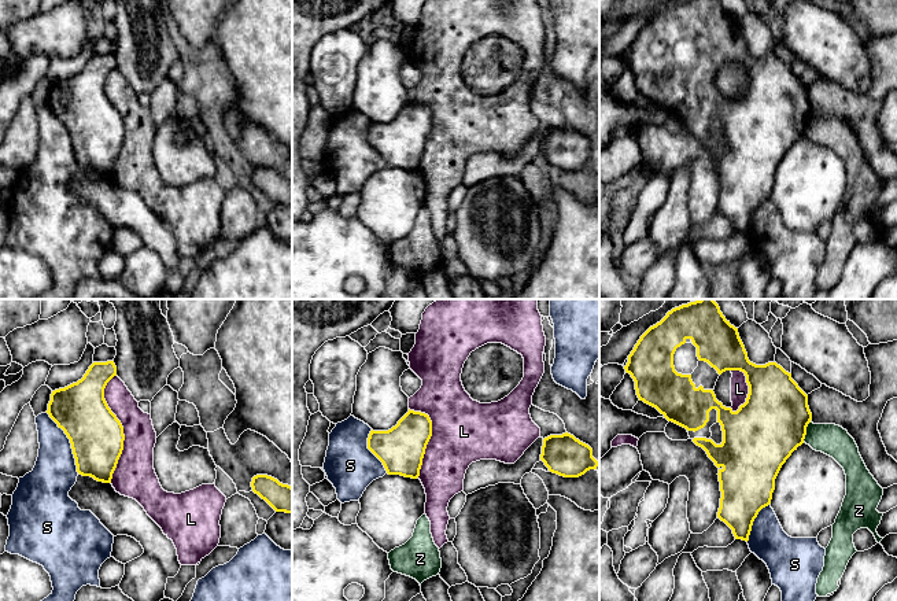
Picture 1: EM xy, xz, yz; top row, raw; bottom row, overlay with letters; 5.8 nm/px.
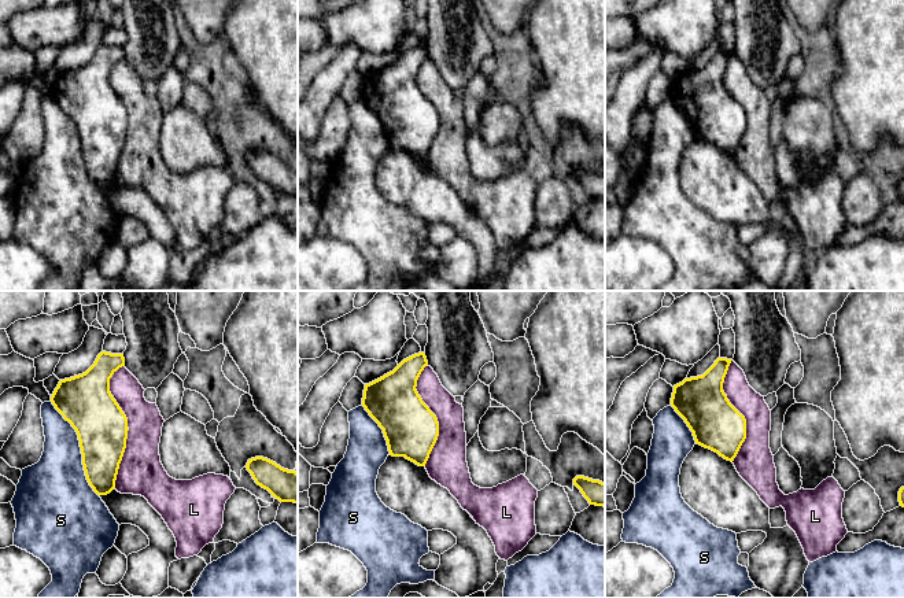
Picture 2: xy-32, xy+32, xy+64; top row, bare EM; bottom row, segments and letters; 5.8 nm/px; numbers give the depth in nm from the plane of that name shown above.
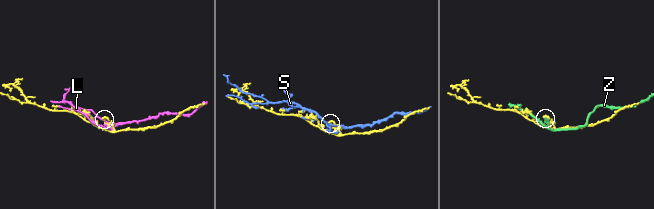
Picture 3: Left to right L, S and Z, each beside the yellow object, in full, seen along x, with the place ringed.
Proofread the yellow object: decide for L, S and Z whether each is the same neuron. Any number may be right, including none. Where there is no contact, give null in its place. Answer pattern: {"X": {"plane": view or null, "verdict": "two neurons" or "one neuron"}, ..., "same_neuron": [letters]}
{"L": {"plane": "xy", "verdict": "two neurons"}, "S": {"plane": "xy", "verdict": "two neurons"}, "Z": {"plane": "yz", "verdict": "two neurons"}, "same_neuron": []}

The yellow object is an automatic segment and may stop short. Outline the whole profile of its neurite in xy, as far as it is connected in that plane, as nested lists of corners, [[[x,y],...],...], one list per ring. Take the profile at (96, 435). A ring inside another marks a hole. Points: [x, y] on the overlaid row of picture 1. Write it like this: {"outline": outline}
{"outline": [[[114,361],[93,362],[81,380],[52,391],[47,410],[70,439],[77,472],[103,483],[111,483],[125,440],[123,427],[104,399],[104,388],[114,376]]]}

